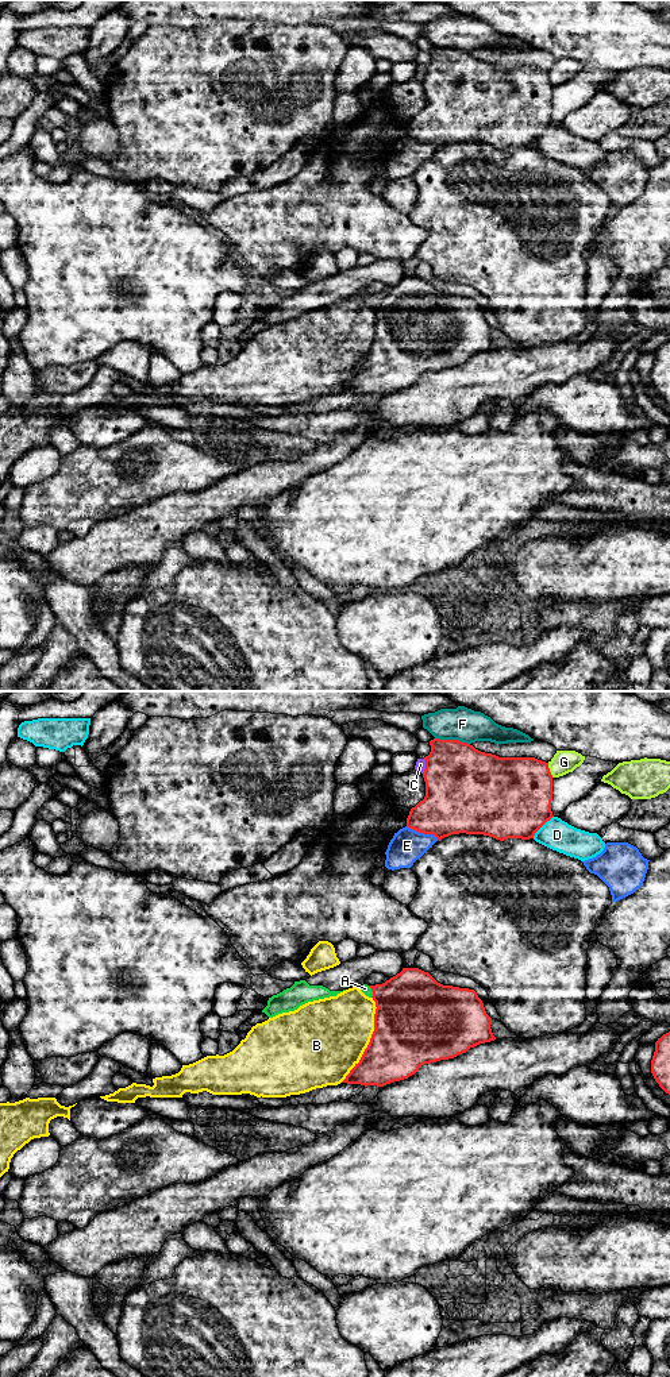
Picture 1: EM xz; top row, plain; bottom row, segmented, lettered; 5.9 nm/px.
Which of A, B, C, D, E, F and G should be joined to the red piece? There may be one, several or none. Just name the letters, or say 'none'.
A

